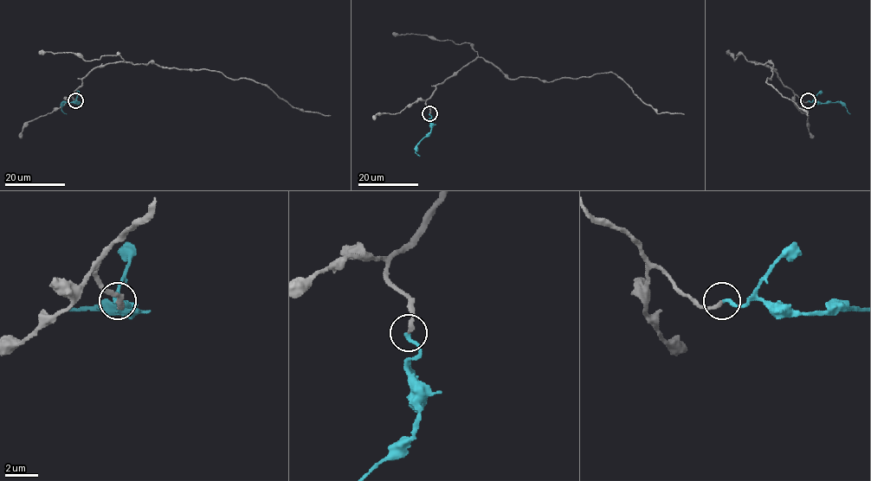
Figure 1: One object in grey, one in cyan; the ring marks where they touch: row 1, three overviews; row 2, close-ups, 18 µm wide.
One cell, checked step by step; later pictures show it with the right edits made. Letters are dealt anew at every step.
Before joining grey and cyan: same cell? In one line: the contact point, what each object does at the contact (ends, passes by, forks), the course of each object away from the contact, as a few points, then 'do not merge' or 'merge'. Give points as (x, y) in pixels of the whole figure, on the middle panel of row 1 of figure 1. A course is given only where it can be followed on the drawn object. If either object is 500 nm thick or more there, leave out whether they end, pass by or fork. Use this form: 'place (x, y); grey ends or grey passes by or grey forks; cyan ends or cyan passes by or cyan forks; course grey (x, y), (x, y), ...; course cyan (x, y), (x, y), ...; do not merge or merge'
place (429, 113); grey ends; cyan ends; course grey (429, 113), (425, 101), (436, 85), (483, 57), (512, 79), (551, 82), (613, 73), (658, 113), (684, 114); course cyan (429, 113), (430, 131), (415, 150), (420, 156); merge

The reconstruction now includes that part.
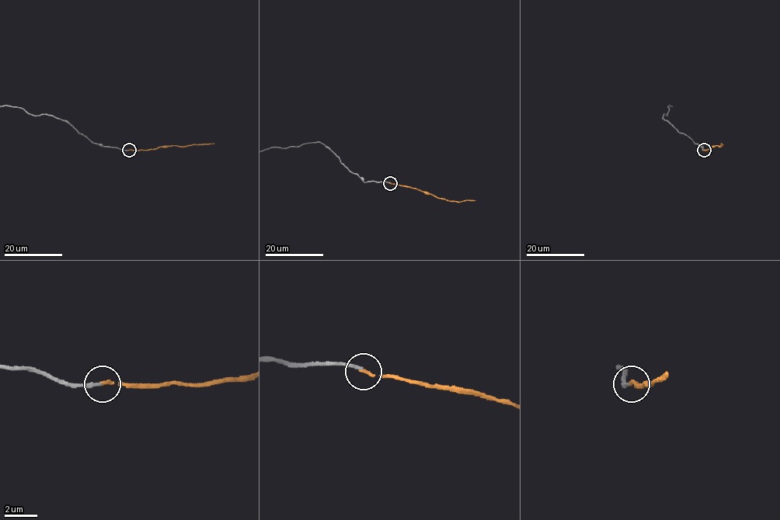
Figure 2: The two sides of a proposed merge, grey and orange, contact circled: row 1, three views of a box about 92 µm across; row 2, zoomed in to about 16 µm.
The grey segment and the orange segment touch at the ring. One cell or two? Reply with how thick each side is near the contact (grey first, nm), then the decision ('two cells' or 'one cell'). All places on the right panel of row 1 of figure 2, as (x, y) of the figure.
190/190 nm | one cell

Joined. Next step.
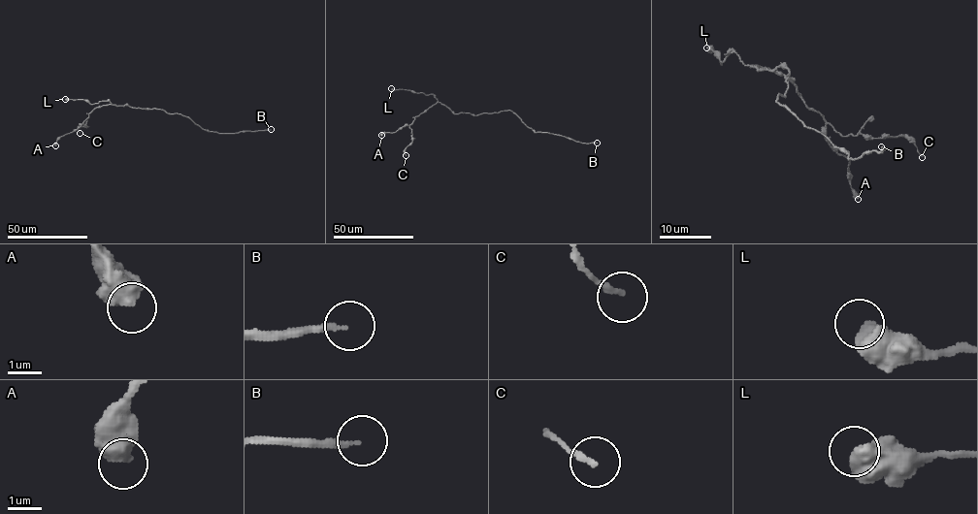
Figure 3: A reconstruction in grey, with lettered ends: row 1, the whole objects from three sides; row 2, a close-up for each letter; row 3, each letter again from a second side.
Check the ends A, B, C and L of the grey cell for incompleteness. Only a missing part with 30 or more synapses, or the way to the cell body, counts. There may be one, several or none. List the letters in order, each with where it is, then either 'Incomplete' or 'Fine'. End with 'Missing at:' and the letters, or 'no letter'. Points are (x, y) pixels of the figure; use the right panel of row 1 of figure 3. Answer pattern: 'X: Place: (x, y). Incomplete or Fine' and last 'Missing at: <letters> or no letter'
A: Place: (858, 199). Fine
B: Place: (881, 146). Fine
C: Place: (922, 157). Fine
L: Place: (706, 48). Fine
Missing at: no letter

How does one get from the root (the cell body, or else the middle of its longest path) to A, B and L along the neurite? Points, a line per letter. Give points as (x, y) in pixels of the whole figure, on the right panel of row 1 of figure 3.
A: (789, 79), (786, 68), (751, 66), (781, 72), (823, 116), (826, 139), (849, 159), (858, 199)
B: (789, 79), (777, 102), (849, 151), (847, 158), (880, 151), (881, 146)
L: (789, 79), (794, 79), (785, 78), (786, 68), (758, 70), (735, 52), (725, 54), (721, 64), (706, 48)

